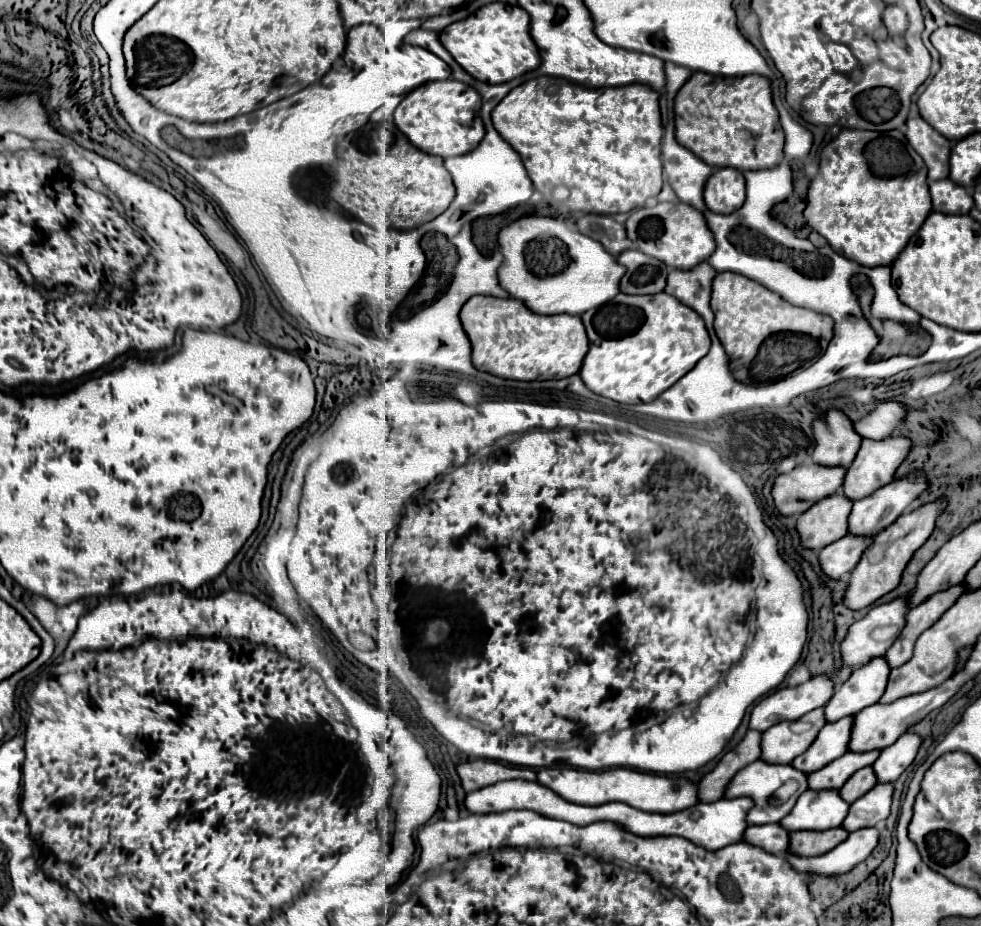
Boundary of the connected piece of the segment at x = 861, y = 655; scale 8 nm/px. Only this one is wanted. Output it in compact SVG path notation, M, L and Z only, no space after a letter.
M897 598L889 604L881 604L869 610L869 614L861 620L857 620L855 624L849 626L843 642L839 644L839 652L841 652L841 662L843 666L857 670L861 666L865 666L867 662L871 662L873 658L885 656L885 652L889 650L889 646L897 640L901 626L905 626L905 614L907 614L907 600L905 598Z

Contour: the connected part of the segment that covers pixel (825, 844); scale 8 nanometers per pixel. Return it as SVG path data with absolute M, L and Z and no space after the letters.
M833 828L825 832L791 832L789 852L799 856L821 856L841 844L849 834L843 828Z

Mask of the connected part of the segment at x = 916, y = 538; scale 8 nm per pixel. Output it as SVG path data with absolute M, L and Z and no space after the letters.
M937 500L933 504L913 508L905 514L901 514L889 528L885 528L883 532L879 532L873 538L869 548L865 548L859 564L853 568L849 584L845 588L843 604L847 608L863 610L863 608L871 606L875 600L879 600L883 594L891 592L899 584L901 572L905 570L905 566L911 560L913 552L917 548L921 548L921 544L931 536L931 532L935 528L935 516L937 516L939 510L943 510L943 506L945 506L945 500Z

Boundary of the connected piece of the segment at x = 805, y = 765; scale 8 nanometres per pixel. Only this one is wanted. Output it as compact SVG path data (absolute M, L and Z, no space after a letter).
M849 716L835 724L825 724L815 742L809 746L809 750L797 756L797 760L793 760L791 766L803 774L811 774L821 770L821 766L827 766L835 758L843 756L847 752L851 722L853 718Z

